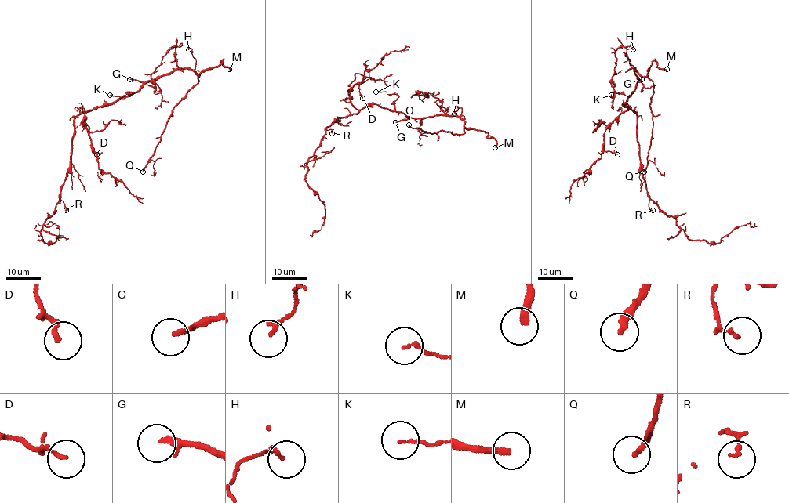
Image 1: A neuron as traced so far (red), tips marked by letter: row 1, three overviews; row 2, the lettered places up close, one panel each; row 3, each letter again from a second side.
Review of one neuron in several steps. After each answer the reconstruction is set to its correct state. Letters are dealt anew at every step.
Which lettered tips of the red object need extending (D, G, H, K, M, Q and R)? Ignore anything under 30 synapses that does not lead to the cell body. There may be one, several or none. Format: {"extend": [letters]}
{"extend": ["G", "M", "Q"]}

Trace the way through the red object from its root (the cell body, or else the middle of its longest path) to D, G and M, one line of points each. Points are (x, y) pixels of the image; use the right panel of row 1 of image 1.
D: (629, 107), (604, 133), (604, 150), (617, 154)
G: (629, 107), (623, 104), (635, 89), (635, 85), (641, 79)
M: (629, 107), (623, 104), (638, 82), (634, 69), (641, 76), (646, 76), (653, 60), (659, 68), (667, 69)

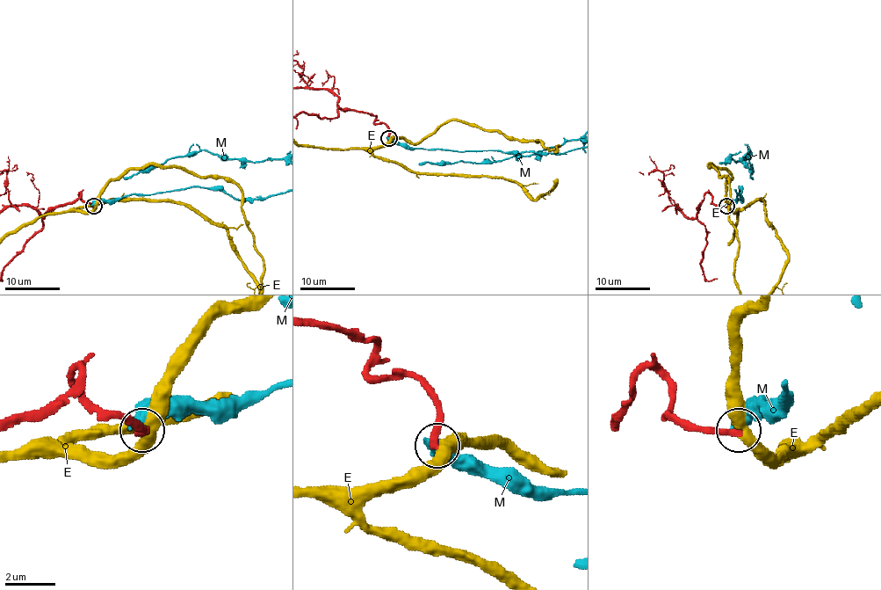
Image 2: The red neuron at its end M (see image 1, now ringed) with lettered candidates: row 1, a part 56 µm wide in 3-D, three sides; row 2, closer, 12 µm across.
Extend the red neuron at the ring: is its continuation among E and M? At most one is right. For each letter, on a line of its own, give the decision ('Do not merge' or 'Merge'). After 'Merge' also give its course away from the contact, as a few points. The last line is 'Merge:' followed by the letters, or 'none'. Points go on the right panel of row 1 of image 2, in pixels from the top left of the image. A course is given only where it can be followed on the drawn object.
E: Do not merge
M: Do not merge
Merge: none

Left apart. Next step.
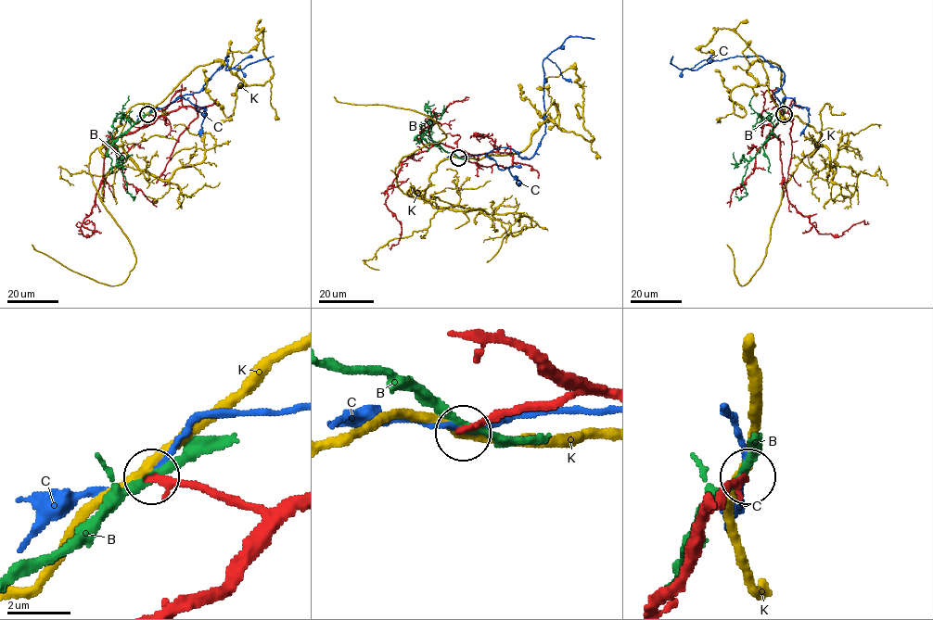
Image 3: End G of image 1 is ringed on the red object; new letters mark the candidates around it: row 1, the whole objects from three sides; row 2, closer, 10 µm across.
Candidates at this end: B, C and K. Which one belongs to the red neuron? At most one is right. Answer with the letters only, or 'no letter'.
no letter

